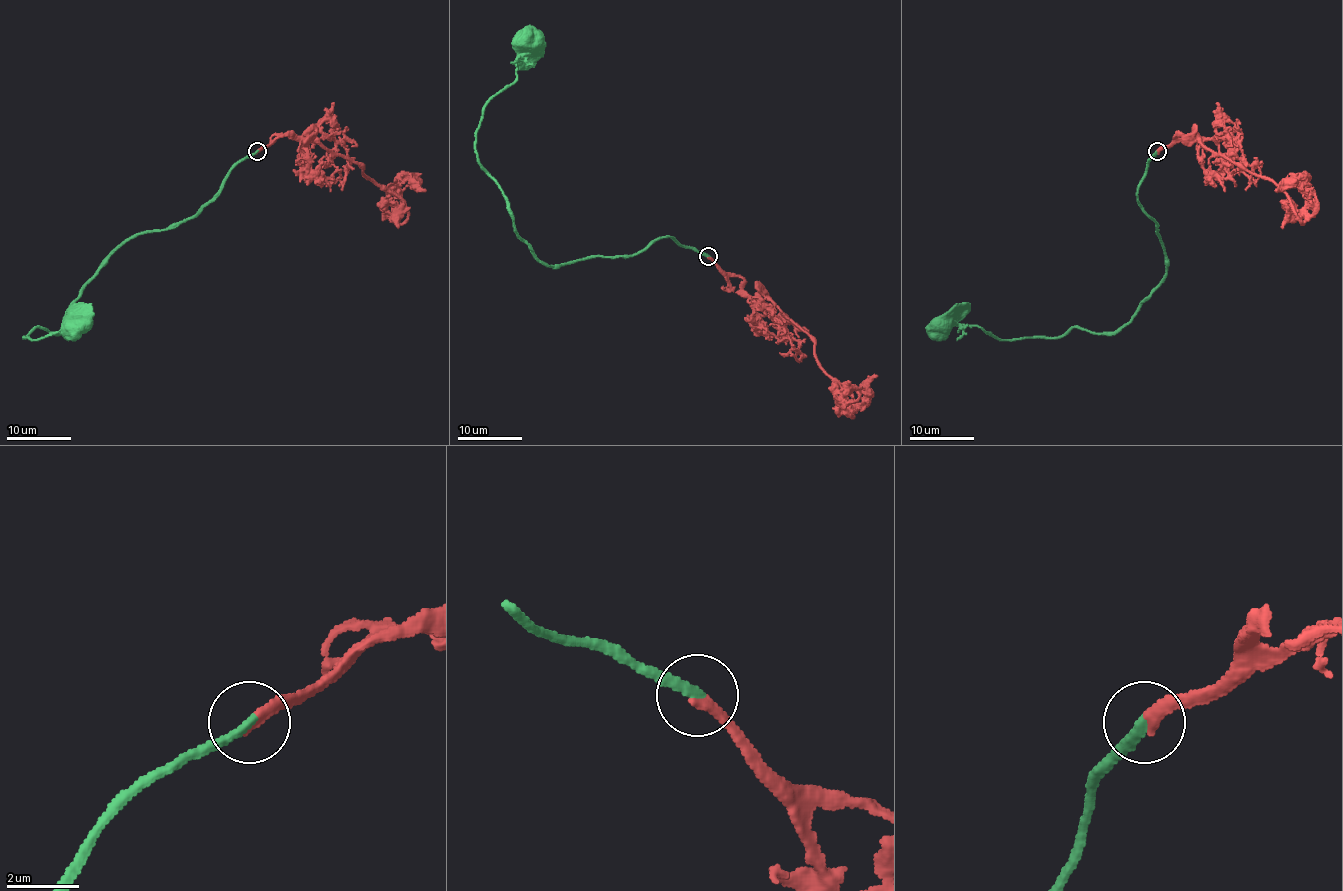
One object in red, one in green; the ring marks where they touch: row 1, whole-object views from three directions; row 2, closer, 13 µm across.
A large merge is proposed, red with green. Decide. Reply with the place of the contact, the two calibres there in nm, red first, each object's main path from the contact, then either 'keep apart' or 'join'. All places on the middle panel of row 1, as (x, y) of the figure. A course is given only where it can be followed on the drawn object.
at (708, 256); 320 nm thick on the red side, 280 nm on the other; red runs (709, 257), (802, 329), (818, 364), (853, 388), (838, 402), (846, 410), (862, 407), (877, 375); green runs (709, 257), (664, 236), (632, 255), (544, 265), (518, 236), (475, 130), (528, 42); join

